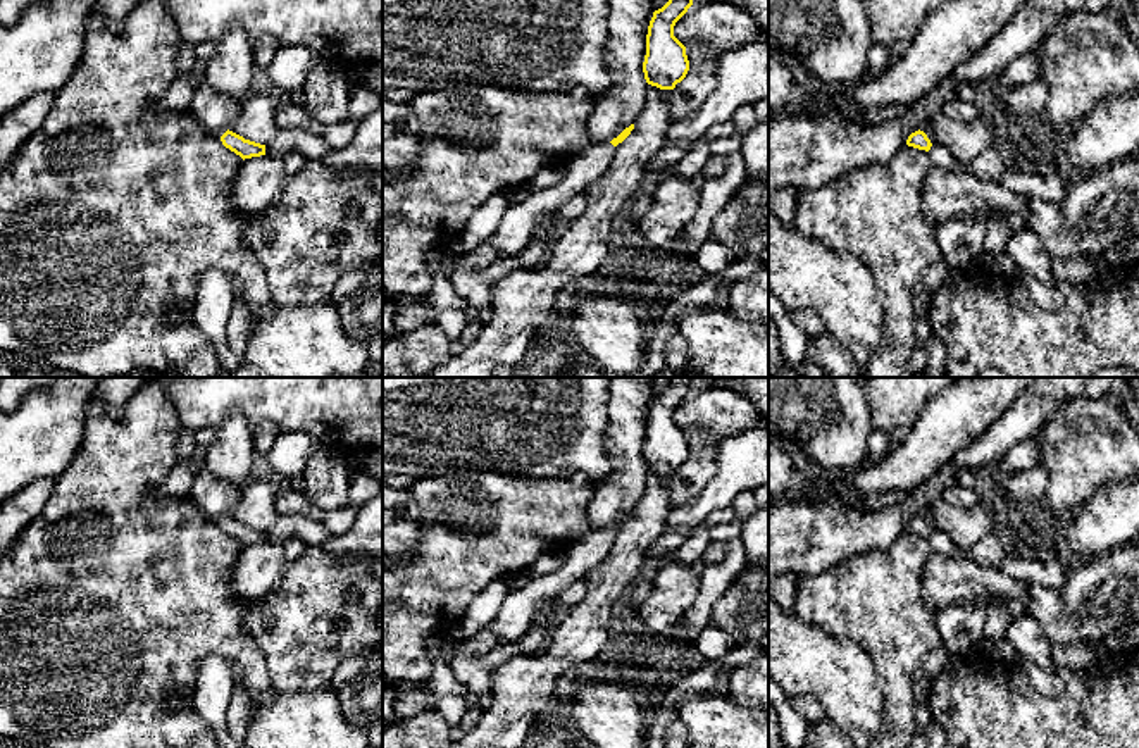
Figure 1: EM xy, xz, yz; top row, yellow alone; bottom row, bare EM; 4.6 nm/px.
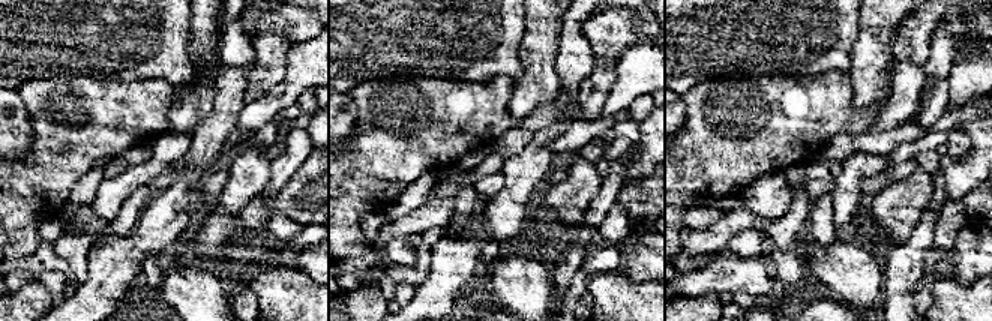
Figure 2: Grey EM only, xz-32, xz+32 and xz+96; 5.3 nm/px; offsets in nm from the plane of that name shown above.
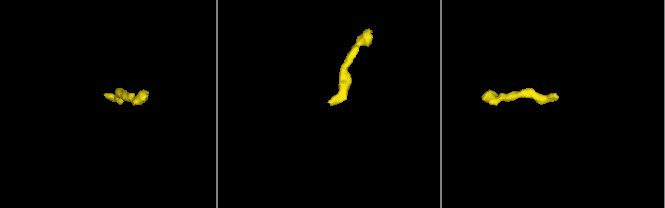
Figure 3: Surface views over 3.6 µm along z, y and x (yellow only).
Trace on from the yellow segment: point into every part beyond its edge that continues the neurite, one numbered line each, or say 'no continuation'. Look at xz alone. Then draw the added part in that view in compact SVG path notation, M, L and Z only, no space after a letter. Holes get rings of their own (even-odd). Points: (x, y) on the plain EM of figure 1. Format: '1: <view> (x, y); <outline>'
1: xz (514, 619); M612 529L589 531L565 552L563 565L546 576L532 577L524 588L510 589L498 615L476 634L455 646L455 657L479 657L500 645L524 638L534 612L553 602L563 589L579 583L600 565L612 552L615 533Z

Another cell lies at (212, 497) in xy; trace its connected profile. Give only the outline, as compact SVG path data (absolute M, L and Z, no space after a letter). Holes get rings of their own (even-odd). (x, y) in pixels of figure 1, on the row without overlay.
M205 465L198 467L188 498L210 520L229 515L243 495L241 484L217 479Z

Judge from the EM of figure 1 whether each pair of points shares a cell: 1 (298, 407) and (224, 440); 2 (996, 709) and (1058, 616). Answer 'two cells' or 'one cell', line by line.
1: two cells
2: two cells

